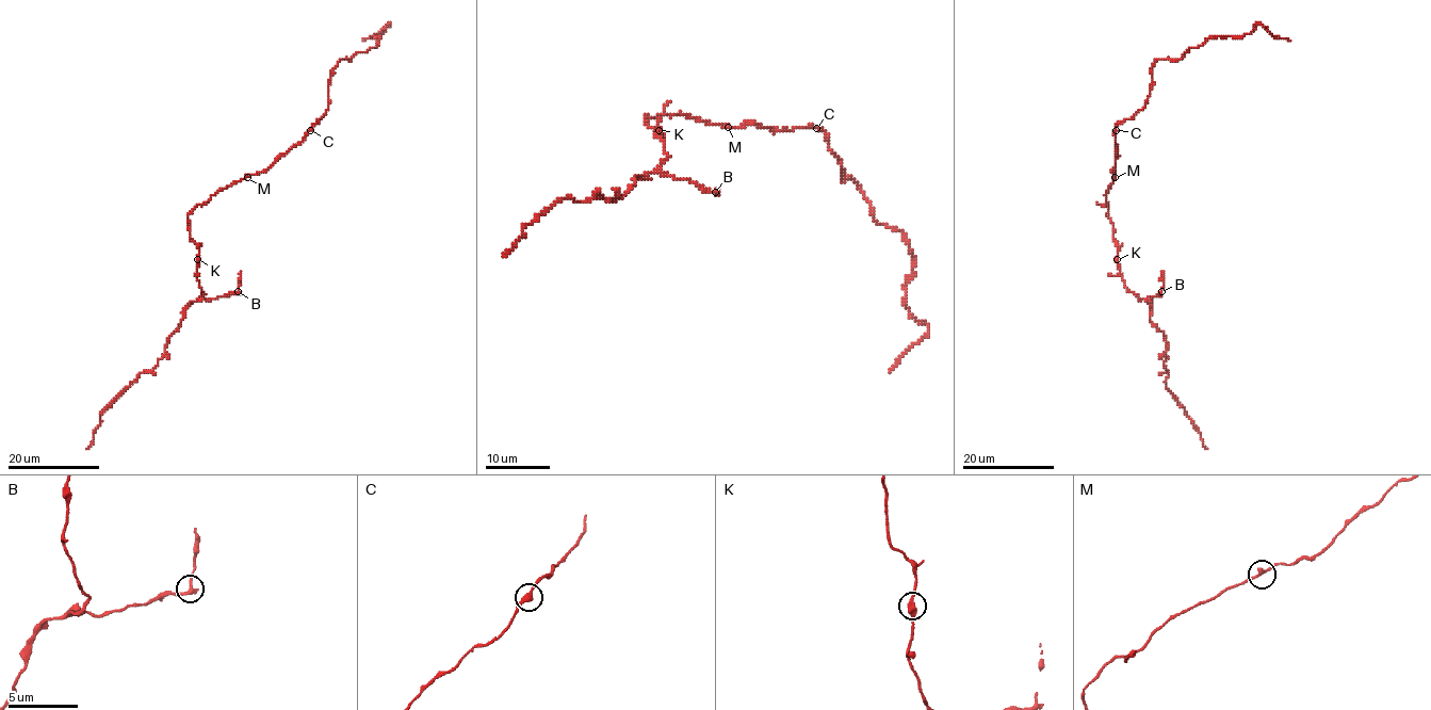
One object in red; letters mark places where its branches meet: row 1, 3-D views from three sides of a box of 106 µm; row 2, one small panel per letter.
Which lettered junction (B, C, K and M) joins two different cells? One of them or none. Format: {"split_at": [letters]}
{"split_at": ["B"]}

